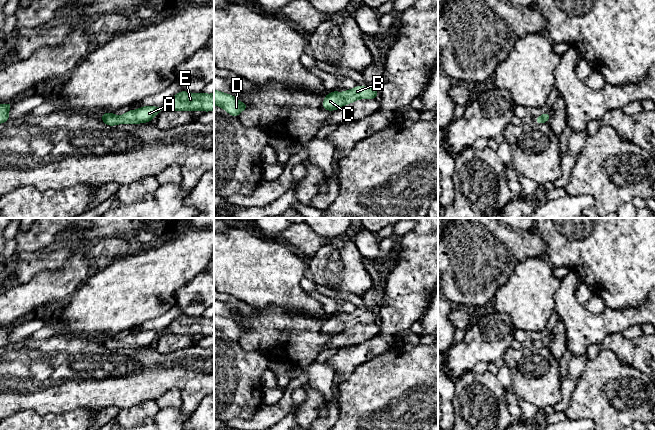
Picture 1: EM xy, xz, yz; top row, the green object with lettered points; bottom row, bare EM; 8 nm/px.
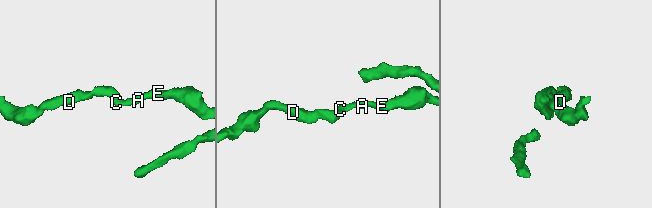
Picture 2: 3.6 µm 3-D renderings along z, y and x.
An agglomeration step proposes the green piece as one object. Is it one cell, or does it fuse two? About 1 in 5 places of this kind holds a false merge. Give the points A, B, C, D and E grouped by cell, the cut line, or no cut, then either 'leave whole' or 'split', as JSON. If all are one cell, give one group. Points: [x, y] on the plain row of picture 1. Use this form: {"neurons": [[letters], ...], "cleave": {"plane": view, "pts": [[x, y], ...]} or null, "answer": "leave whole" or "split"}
{"neurons": [["A", "B", "C", "D", "E"]], "cleave": null, "answer": "leave whole"}

